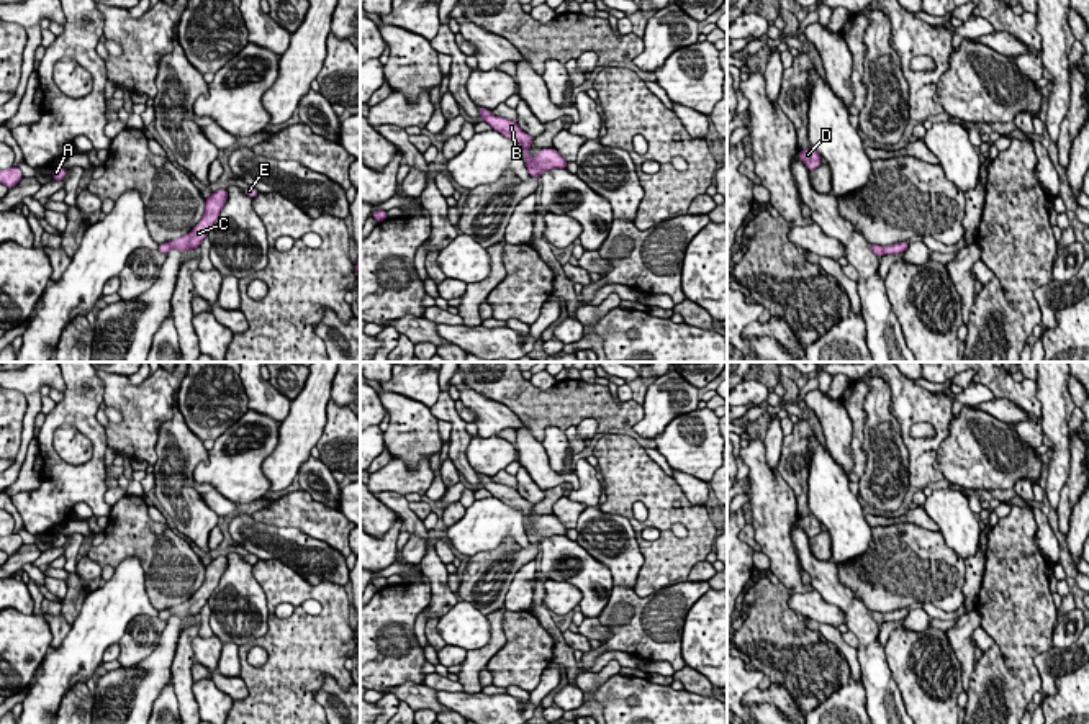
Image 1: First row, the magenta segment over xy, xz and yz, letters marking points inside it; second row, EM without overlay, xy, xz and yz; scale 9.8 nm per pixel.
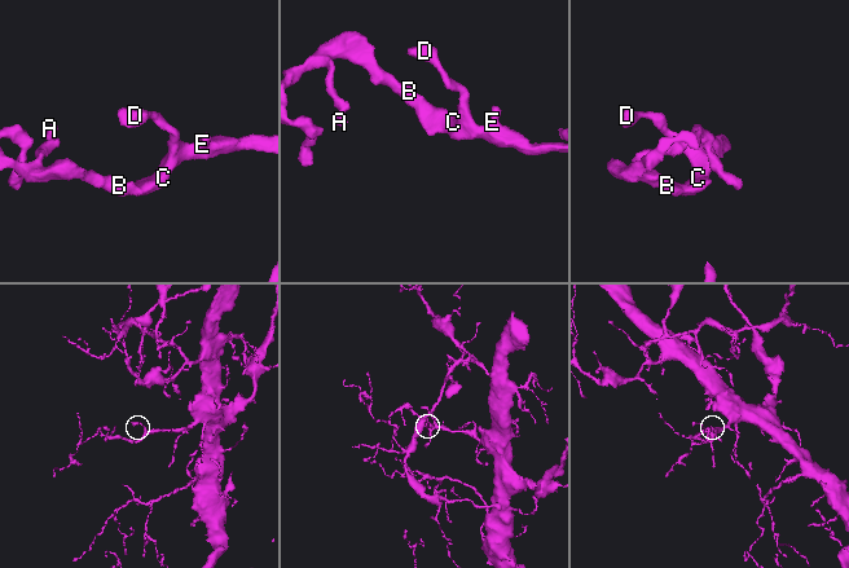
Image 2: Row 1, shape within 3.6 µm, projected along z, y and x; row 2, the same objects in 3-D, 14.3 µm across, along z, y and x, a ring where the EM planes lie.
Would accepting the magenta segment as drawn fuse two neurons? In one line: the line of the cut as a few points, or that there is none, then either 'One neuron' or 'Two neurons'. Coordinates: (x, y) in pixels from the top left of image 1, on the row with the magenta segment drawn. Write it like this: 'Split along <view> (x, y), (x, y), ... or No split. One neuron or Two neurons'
No split. One neuron

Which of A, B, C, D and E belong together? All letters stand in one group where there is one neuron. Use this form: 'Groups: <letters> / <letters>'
Groups: A B C D E

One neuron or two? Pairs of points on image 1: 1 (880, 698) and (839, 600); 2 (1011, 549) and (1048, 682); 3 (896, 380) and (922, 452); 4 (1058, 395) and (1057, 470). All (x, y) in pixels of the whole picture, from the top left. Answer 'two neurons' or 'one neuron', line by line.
1: one neuron
2: two neurons
3: one neuron
4: one neuron

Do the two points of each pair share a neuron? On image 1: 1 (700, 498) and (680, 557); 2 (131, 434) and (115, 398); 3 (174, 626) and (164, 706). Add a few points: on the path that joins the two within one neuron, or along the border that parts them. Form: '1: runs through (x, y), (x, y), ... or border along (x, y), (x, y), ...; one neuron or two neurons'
1: border along (672, 477), (691, 503), (704, 506); two neurons
2: runs through (131, 426), (131, 415), (123, 407); one neuron
3: border along (171, 677), (151, 706); two neurons

